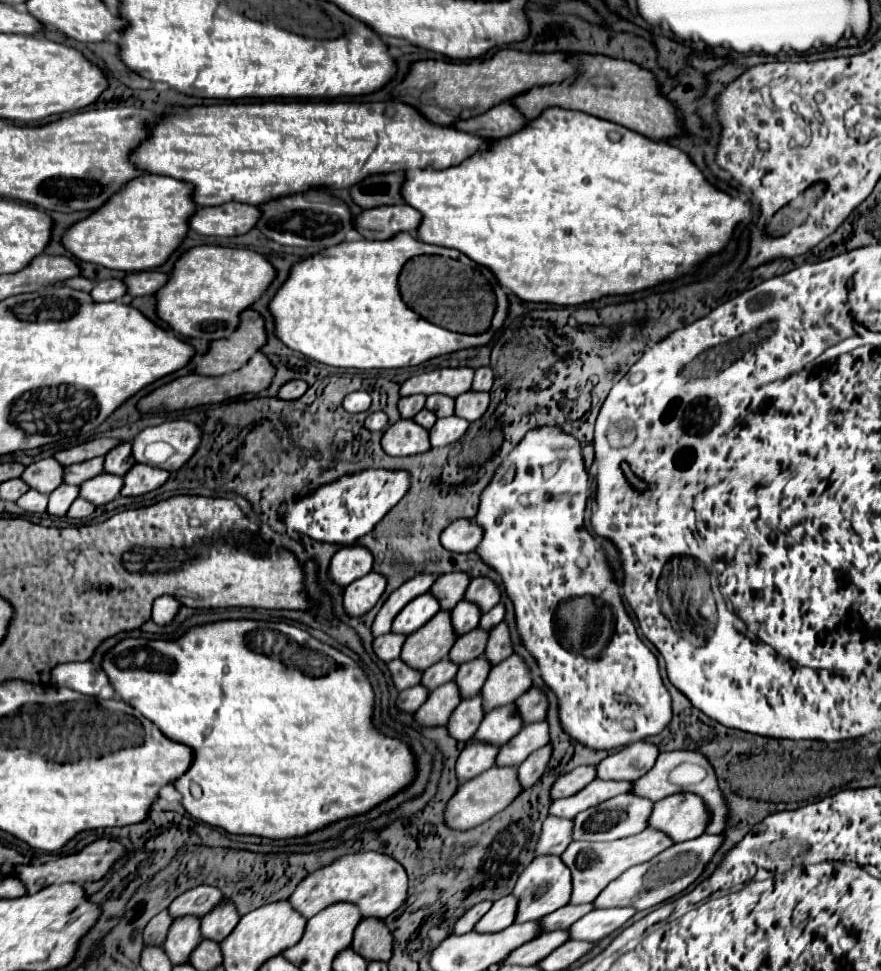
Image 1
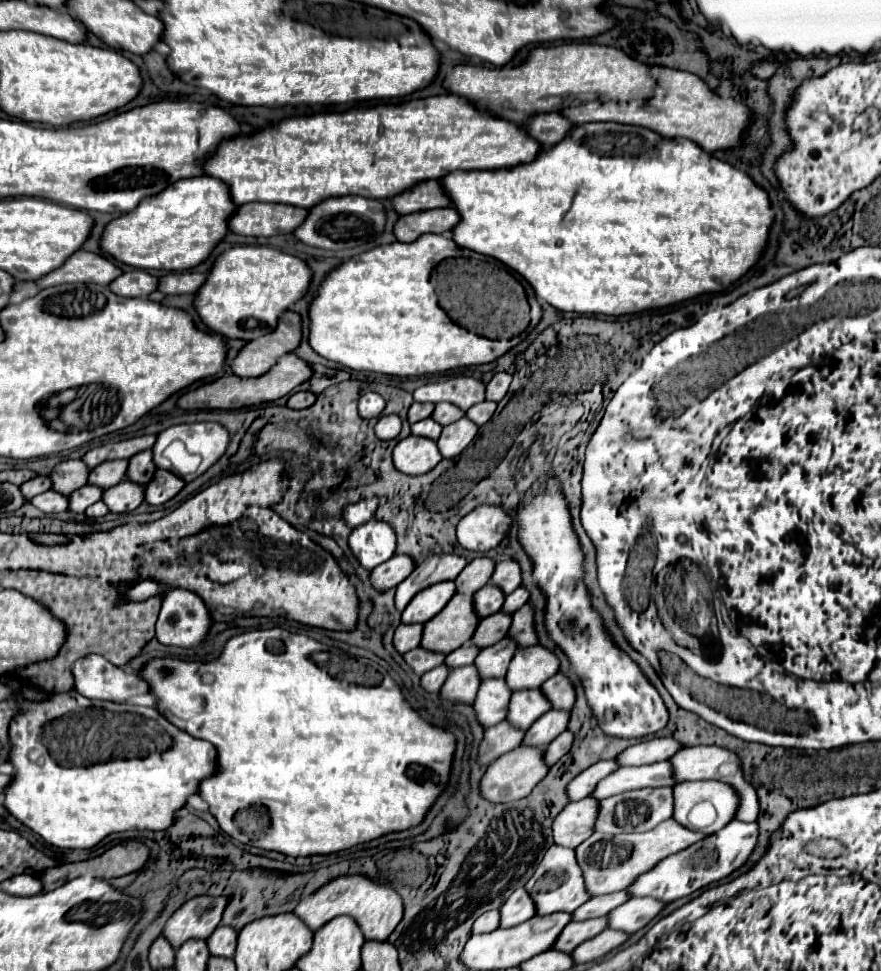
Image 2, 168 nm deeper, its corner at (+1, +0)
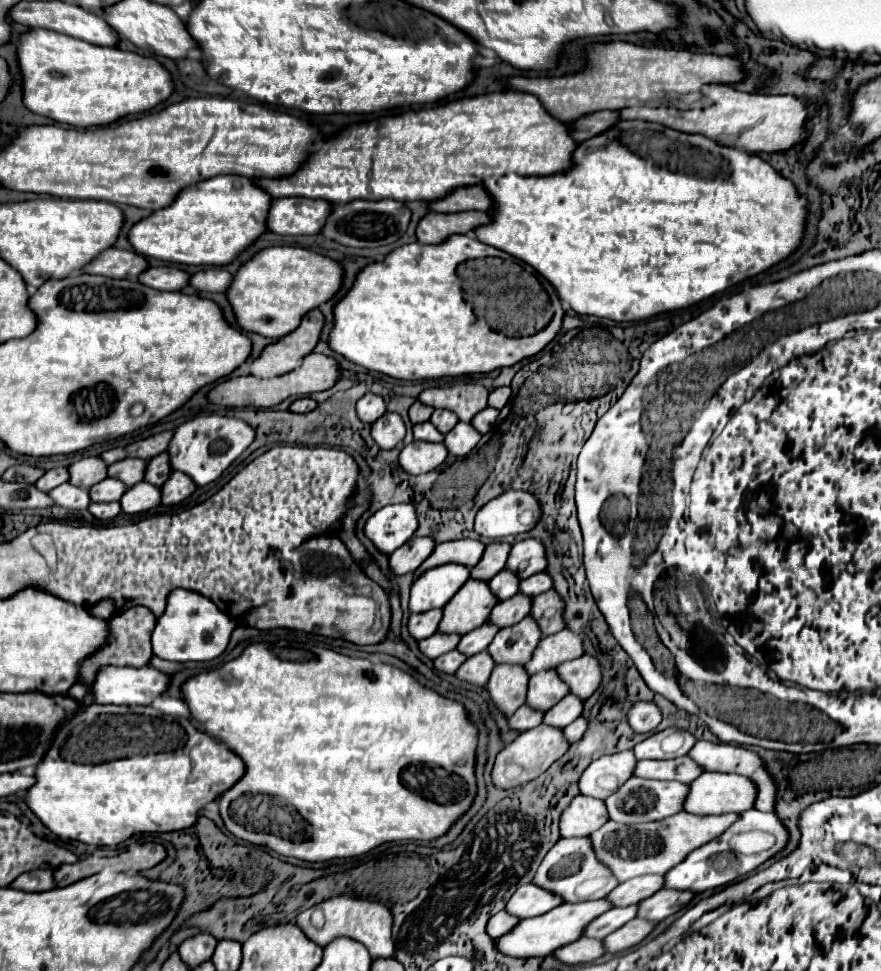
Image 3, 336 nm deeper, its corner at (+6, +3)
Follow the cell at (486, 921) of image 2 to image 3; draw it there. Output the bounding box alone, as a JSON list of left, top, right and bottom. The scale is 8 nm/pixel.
[486,910,518,938]

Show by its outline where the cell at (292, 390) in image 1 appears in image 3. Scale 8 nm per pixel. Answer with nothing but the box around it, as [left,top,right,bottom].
[290,398,318,414]

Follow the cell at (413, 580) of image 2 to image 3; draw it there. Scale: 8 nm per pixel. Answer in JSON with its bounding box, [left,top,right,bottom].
[414,540,484,576]

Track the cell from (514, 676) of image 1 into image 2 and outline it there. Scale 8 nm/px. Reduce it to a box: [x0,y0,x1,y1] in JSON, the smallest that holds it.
[505,645,559,691]

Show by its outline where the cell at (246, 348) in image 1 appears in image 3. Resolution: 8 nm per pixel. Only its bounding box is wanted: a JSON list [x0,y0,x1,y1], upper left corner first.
[250,310,324,378]

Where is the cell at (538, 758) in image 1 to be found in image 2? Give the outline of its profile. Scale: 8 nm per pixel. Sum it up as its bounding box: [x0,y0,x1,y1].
[543,731,573,767]

